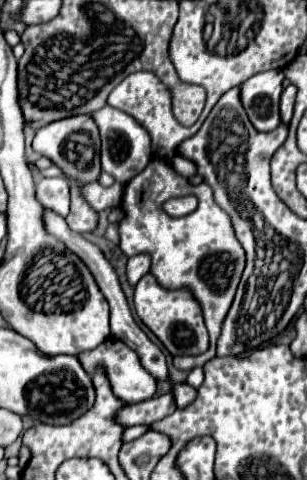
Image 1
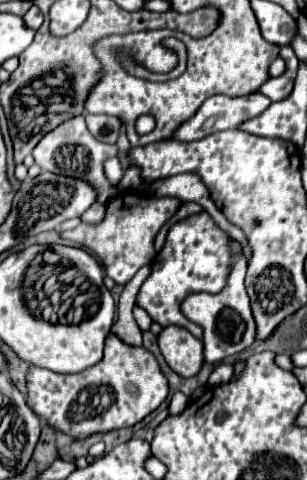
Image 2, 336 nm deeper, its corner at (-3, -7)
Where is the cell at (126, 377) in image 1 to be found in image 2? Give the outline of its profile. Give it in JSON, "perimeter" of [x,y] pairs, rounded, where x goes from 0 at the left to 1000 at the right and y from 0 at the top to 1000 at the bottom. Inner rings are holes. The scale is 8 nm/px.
{"perimeter":[[[352,698],[339,744],[326,756],[261,777],[176,777],[98,760],[91,781],[91,840],[124,869],[143,869],[163,890],[241,915],[287,910],[313,898],[397,894],[463,877],[547,823],[547,794],[528,781],[502,740],[469,723],[430,723]]]}

